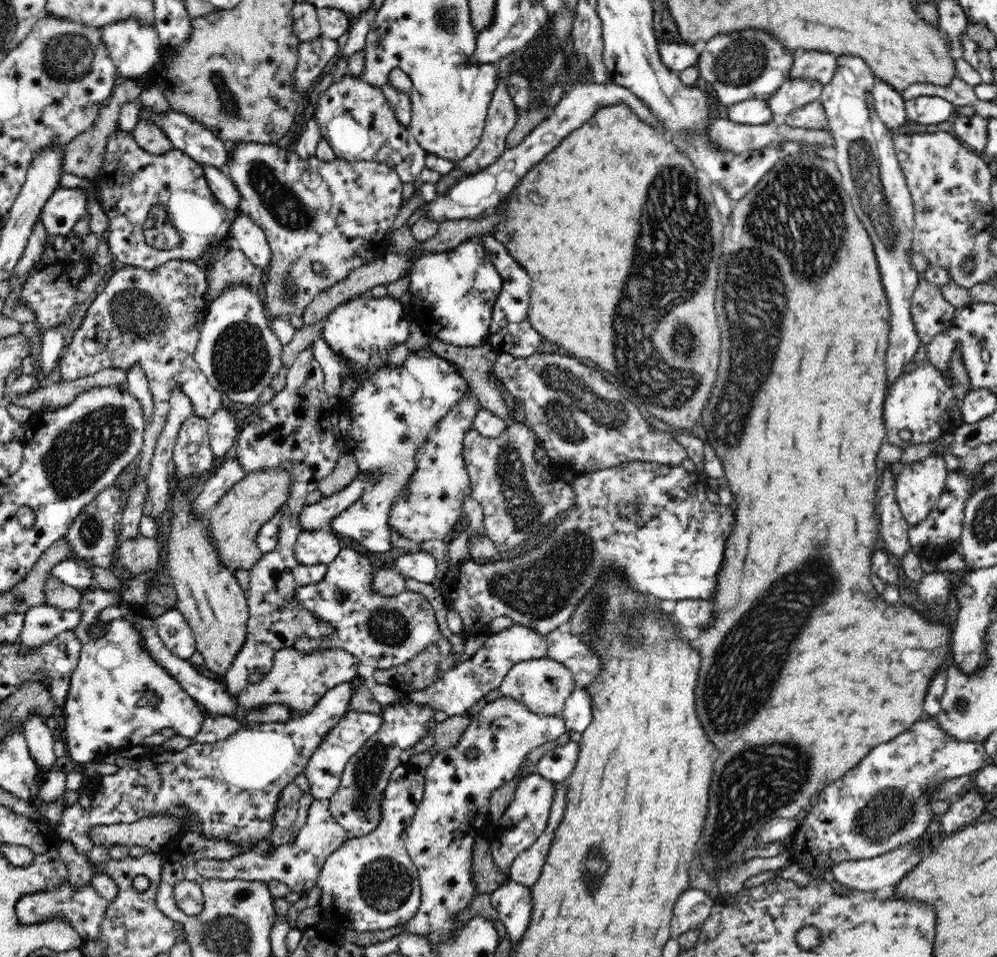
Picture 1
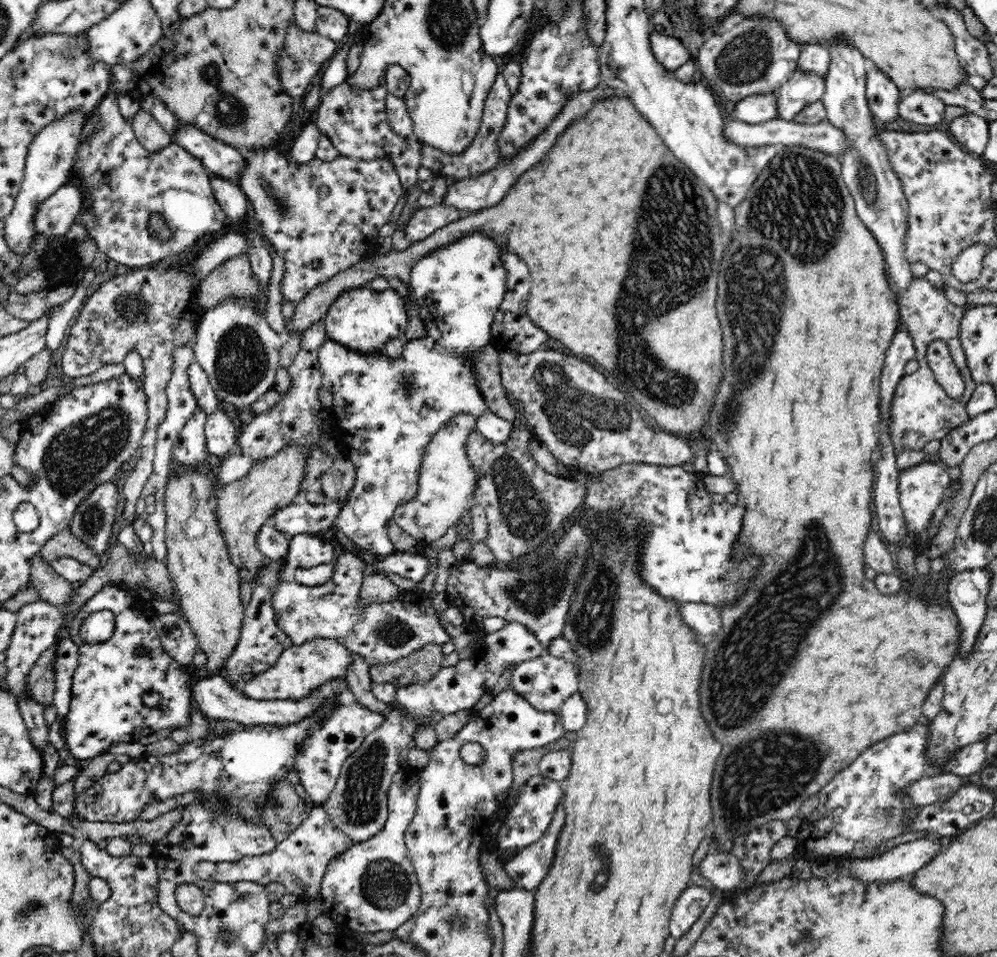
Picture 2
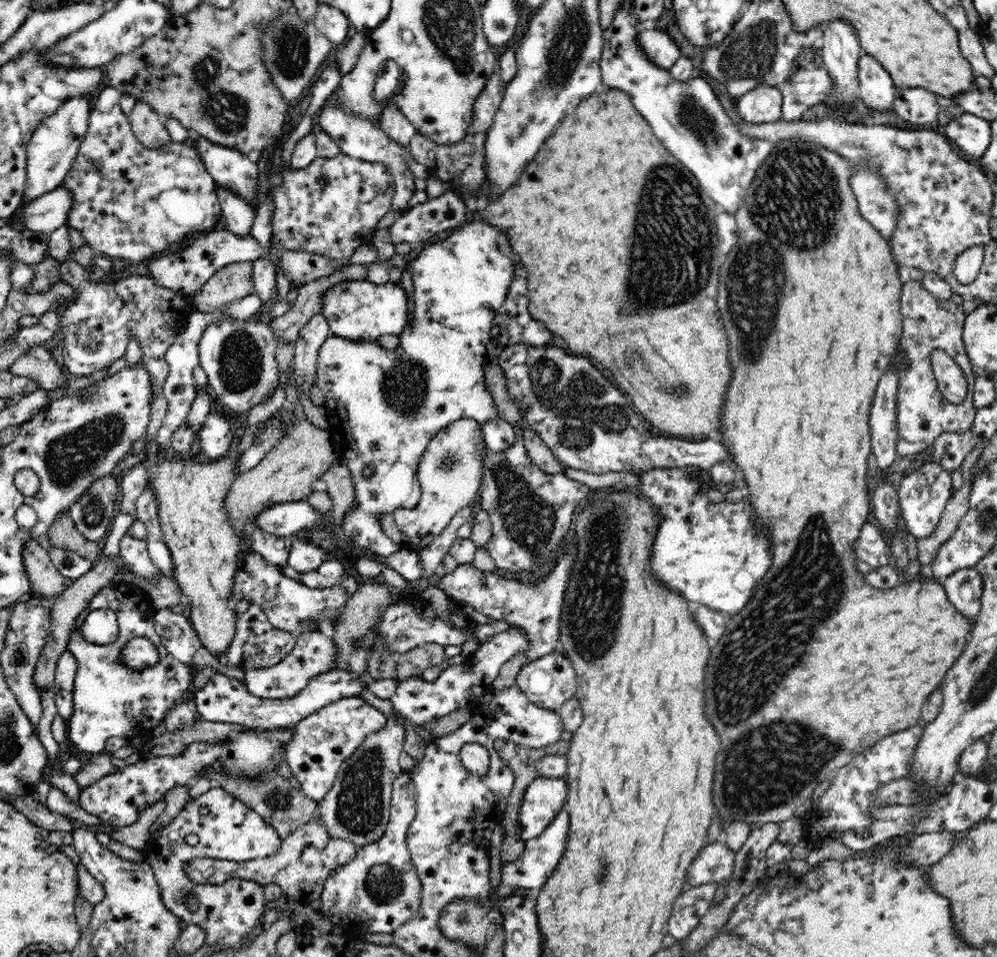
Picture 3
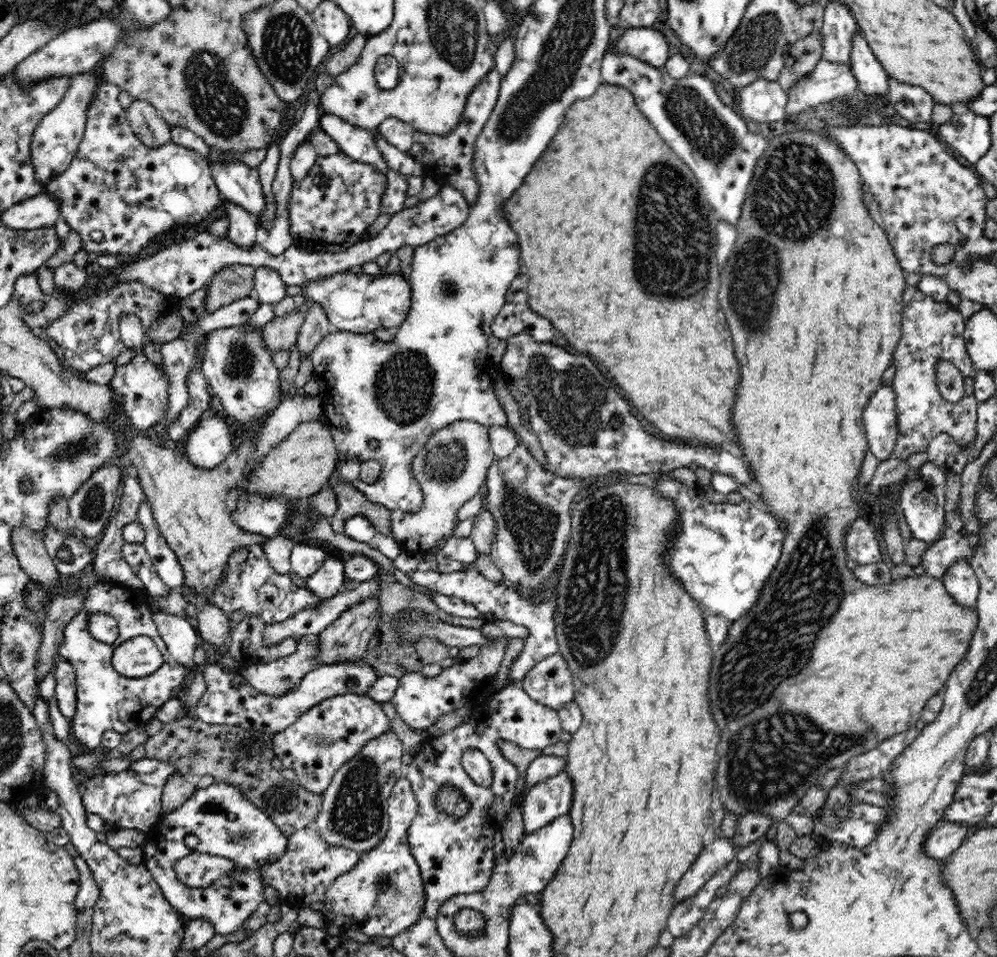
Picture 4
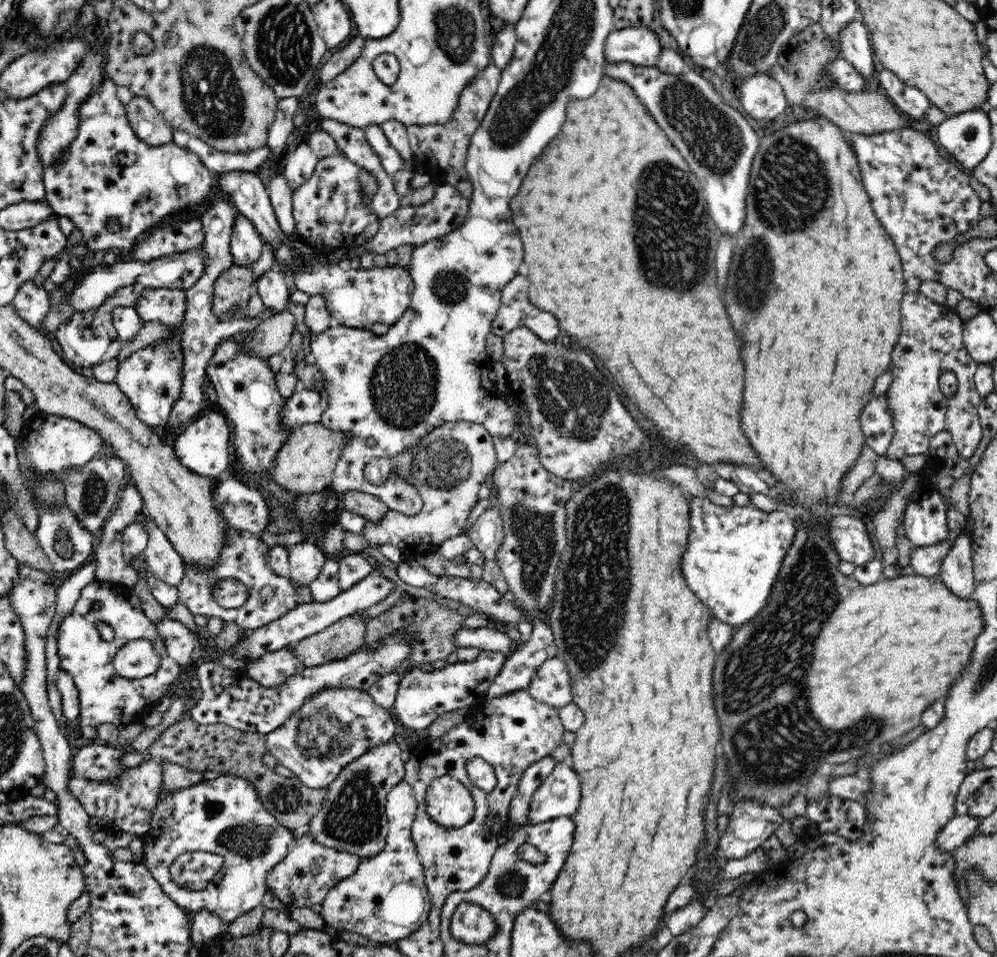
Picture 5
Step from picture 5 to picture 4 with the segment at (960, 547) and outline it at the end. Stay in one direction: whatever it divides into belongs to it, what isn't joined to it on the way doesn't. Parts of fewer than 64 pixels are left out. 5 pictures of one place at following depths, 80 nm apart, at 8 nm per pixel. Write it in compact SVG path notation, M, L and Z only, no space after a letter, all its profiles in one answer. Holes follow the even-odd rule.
M958 560L950 566L941 579L954 600L960 606L975 608L979 594L979 584L976 573L968 560Z

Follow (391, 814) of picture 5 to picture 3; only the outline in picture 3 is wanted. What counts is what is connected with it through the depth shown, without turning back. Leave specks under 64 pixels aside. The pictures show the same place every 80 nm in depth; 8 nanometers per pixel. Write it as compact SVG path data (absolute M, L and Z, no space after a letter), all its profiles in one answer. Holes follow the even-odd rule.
M402 772L395 779L391 792L391 807L386 832L378 842L358 848L351 863L332 871L321 894L321 912L332 924L346 926L361 933L393 932L416 916L420 908L421 882L412 864L406 837L416 816L415 785L410 772Z

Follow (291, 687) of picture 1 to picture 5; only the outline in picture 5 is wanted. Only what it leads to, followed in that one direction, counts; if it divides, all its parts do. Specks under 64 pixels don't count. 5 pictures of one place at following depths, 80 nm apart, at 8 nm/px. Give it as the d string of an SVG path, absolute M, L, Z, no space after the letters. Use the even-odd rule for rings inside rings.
M282 648L248 661L243 673L264 688L272 688L272 686L282 686L290 676L304 669L304 665L296 655Z

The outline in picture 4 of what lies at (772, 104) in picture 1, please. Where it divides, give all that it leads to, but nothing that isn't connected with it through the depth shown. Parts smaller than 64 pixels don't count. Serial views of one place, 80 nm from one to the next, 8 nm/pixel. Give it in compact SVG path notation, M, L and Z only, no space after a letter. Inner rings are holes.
M822 60L805 79L791 86L785 114L787 117L800 114L836 98L855 96L857 92L857 80L850 65Z

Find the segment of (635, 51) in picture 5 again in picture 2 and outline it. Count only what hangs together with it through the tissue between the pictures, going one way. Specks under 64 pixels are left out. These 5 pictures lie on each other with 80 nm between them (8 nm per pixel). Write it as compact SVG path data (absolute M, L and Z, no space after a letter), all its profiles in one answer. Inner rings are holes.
M654 29L650 32L650 38L652 53L668 71L674 71L684 62L690 61L690 52L678 38L664 35Z

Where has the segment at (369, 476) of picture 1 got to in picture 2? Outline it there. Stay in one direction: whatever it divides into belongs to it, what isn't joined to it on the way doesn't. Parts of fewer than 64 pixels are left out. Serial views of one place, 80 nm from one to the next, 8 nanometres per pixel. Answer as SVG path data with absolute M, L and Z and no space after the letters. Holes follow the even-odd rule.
M300 499L276 510L270 517L274 518L275 528L289 537L295 534L316 535L330 529L343 505L340 501L311 504Z

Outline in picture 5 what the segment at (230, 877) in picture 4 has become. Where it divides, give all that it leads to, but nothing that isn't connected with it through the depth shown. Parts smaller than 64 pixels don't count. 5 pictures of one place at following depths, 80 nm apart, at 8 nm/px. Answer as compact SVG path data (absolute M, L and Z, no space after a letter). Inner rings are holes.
M222 774L214 777L211 781L203 779L199 784L182 791L166 793L166 789L162 786L156 810L152 814L150 828L148 832L140 836L146 853L142 863L159 882L162 890L180 908L183 908L189 914L198 912L200 908L205 908L205 910L209 910L212 914L220 917L221 922L228 925L238 916L250 912L261 904L263 896L268 890L268 871L284 860L295 836L296 832L284 828L276 820L276 817L272 816L272 813L263 807L260 799L258 799L258 791L254 789L254 785L249 780L231 774ZM194 851L211 852L211 854L219 855L225 861L224 867L201 891L193 891L172 883L169 871L178 856L185 854L185 852Z

